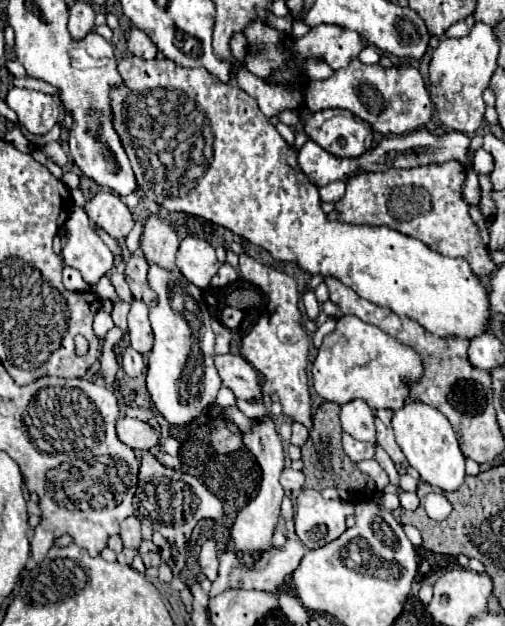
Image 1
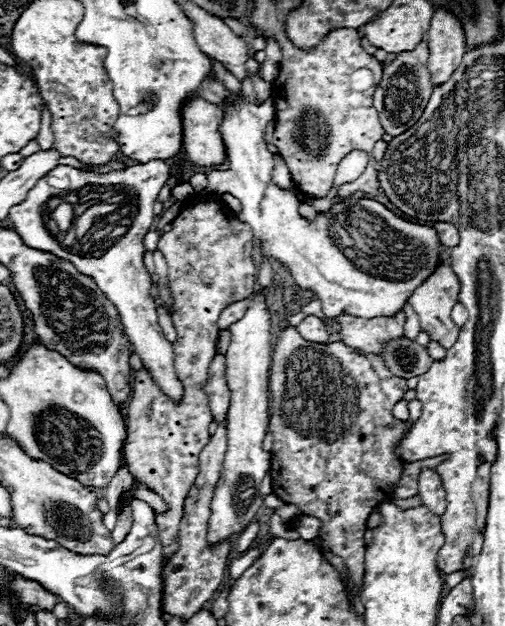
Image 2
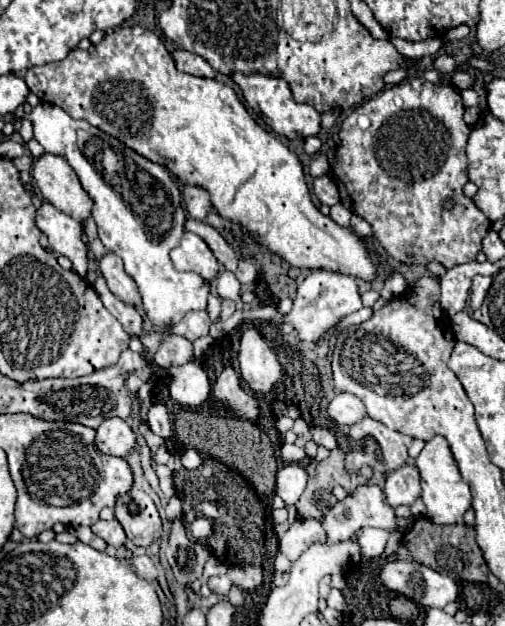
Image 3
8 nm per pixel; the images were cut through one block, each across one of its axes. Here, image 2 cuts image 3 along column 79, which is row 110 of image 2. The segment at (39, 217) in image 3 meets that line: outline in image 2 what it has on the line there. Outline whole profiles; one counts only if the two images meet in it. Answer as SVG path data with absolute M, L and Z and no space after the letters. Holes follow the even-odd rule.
M238 94L234 102L226 100L224 104L220 104L220 108L224 112L224 118L220 122L220 134L226 144L226 156L230 168L226 171L208 170L205 175L209 185L218 186L214 188L214 192L218 194L228 192L242 202L242 214L238 214L238 220L250 224L254 236L258 236L264 262L268 262L268 258L280 260L286 266L286 270L290 270L294 282L300 288L314 292L322 300L322 310L327 319L340 316L342 310L348 310L350 314L362 318L396 314L404 306L412 290L416 290L416 286L420 286L420 282L424 282L436 268L440 256L440 242L436 238L436 230L394 216L378 200L356 198L356 196L340 202L340 216L332 218L332 214L328 212L320 214L318 220L308 222L298 214L298 204L300 204L296 200L298 190L284 192L276 188L272 182L272 154L266 148L264 128L266 122L274 118L274 102L268 98L266 104L254 106L246 102L242 94Z

